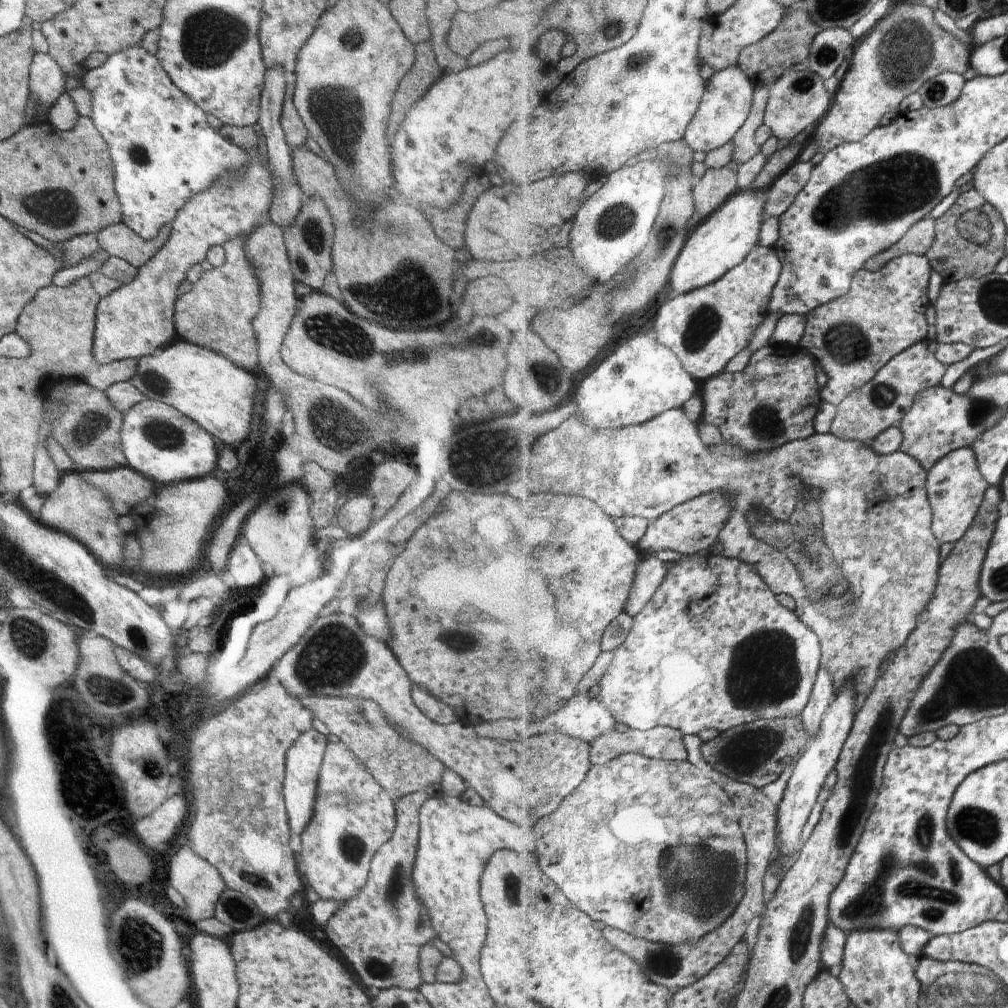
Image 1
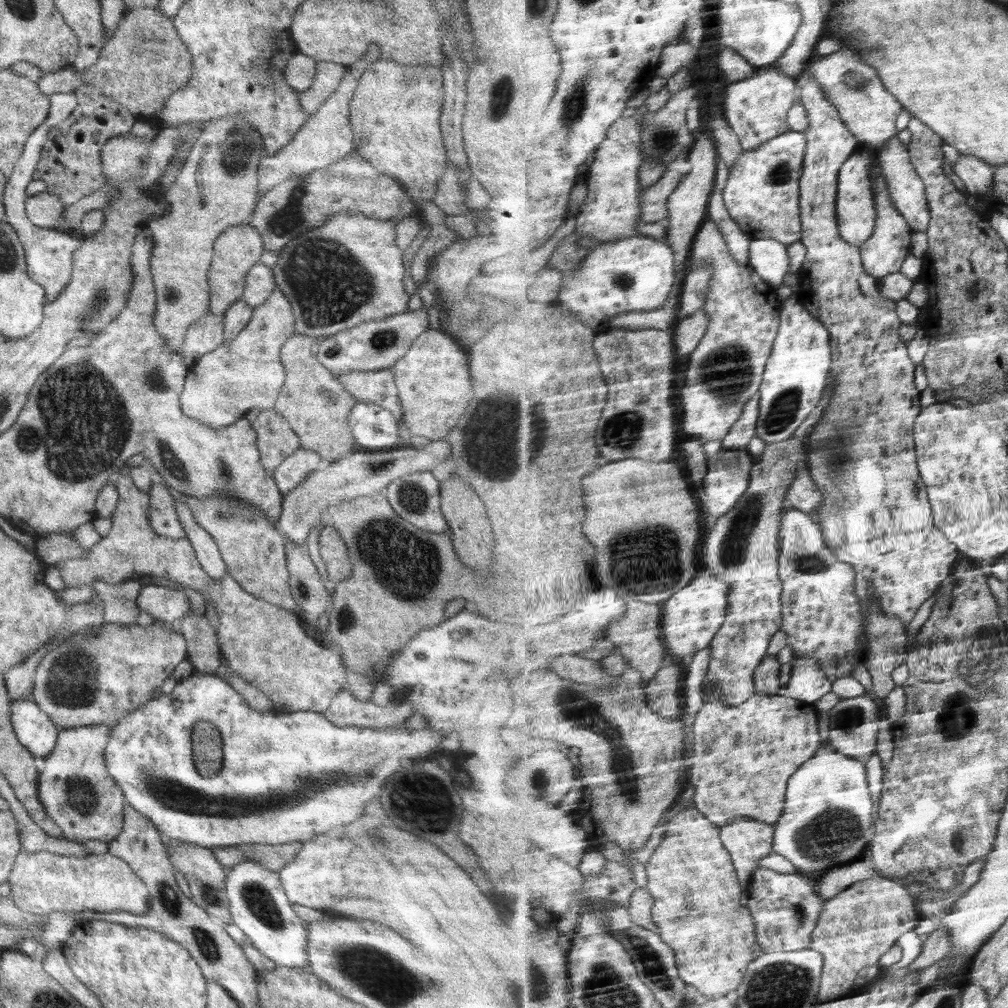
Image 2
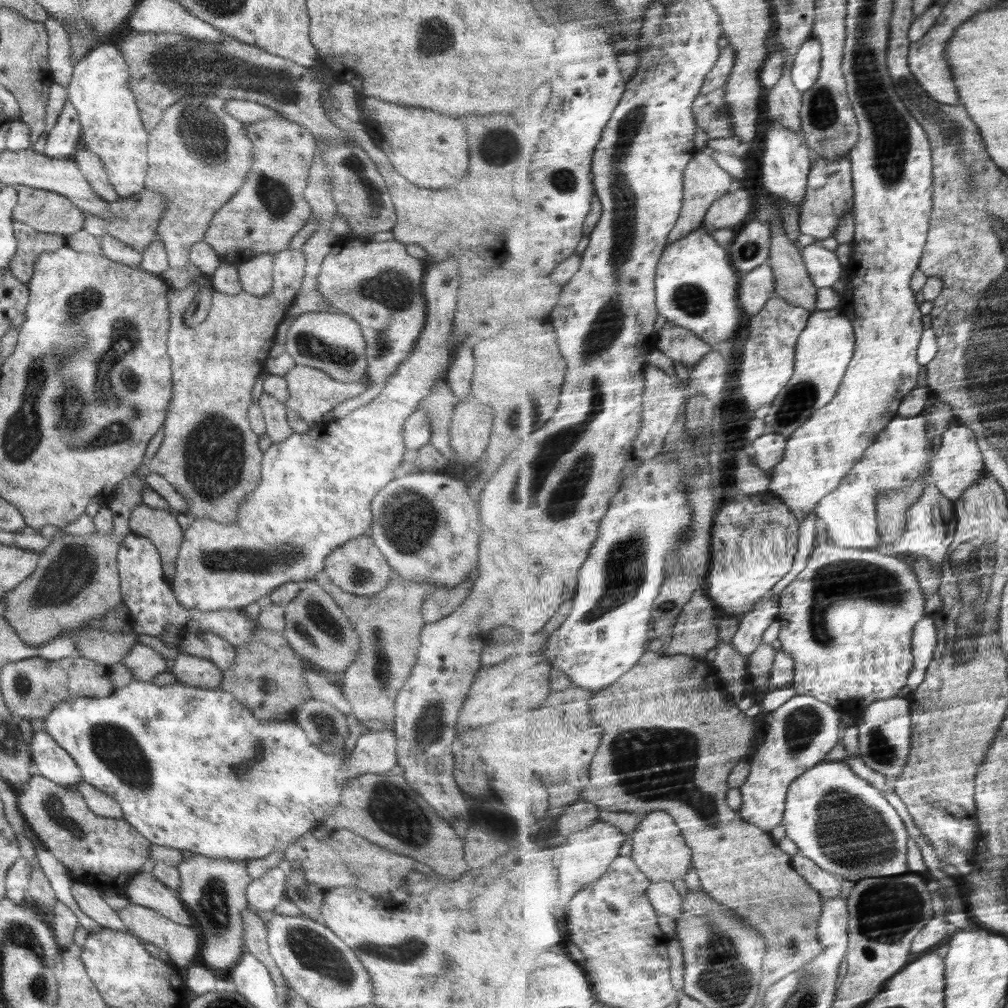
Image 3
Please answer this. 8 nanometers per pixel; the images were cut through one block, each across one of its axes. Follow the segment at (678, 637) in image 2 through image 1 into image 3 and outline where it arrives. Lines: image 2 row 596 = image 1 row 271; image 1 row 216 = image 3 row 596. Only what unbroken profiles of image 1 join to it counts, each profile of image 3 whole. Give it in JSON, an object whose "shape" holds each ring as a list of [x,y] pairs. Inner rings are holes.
{"shape":[[[772,491],[750,494],[742,500],[734,500],[724,505],[719,512],[714,527],[714,569],[711,570],[709,582],[710,596],[724,613],[724,618],[742,617],[755,610],[755,604],[766,599],[769,594],[794,570],[799,552],[801,527],[792,508],[781,496]]]}

